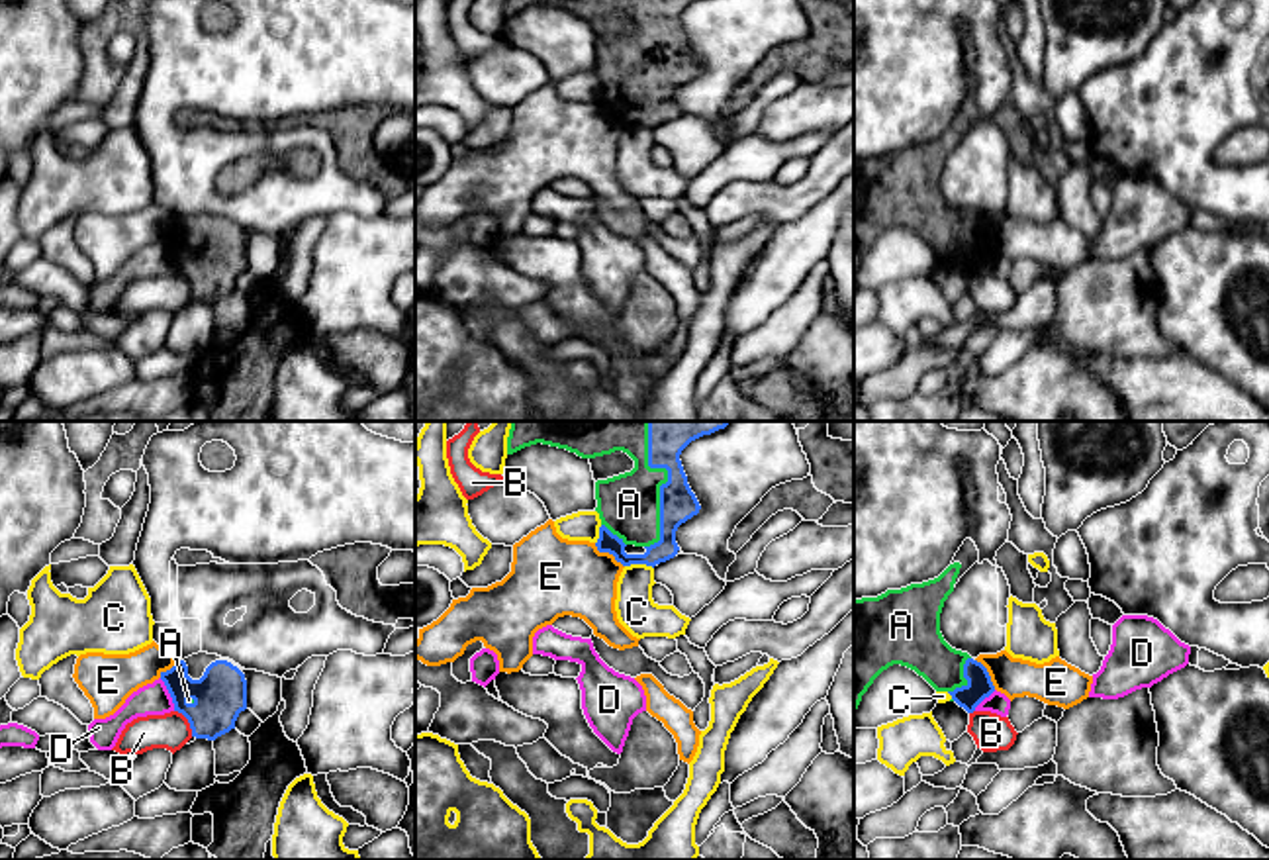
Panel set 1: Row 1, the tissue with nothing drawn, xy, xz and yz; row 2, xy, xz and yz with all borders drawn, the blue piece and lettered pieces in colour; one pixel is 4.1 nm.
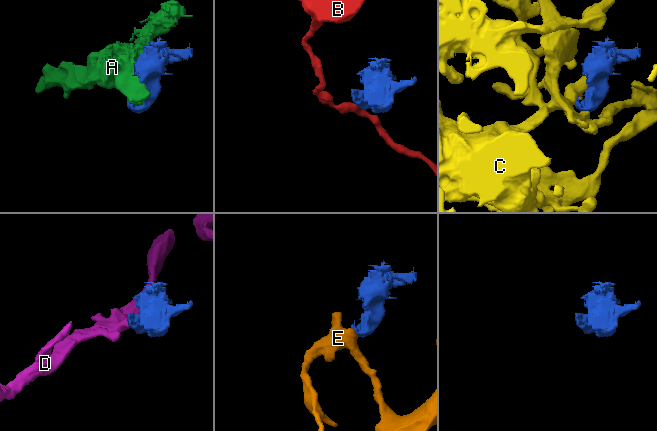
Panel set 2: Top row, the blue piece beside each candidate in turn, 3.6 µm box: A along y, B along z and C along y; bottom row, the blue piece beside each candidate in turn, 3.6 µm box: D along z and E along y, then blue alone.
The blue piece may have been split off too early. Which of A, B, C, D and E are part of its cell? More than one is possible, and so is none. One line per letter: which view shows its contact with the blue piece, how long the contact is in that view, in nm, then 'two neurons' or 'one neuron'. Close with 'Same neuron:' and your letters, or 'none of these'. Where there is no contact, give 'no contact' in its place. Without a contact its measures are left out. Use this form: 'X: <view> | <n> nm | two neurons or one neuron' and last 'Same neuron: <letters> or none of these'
A: xz | 440 nm | one neuron
B: xy | 130 nm | two neurons
C: xz | 120 nm | two neurons
D: xy | 150 nm | two neurons
E: xz | 160 nm | two neurons
Same neuron: A

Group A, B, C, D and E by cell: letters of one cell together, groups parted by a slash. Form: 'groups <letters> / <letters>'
groups A / B / C / D / E

